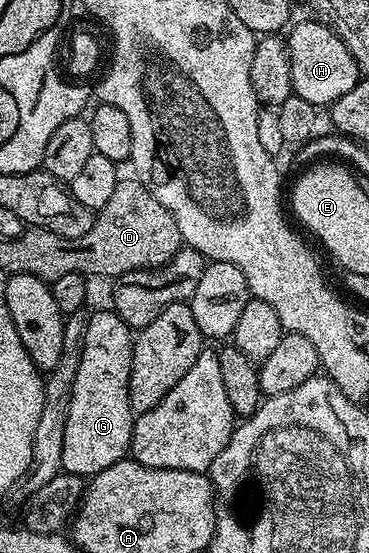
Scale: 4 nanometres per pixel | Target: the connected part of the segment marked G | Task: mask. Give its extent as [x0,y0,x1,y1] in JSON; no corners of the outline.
[62,308,136,476]

